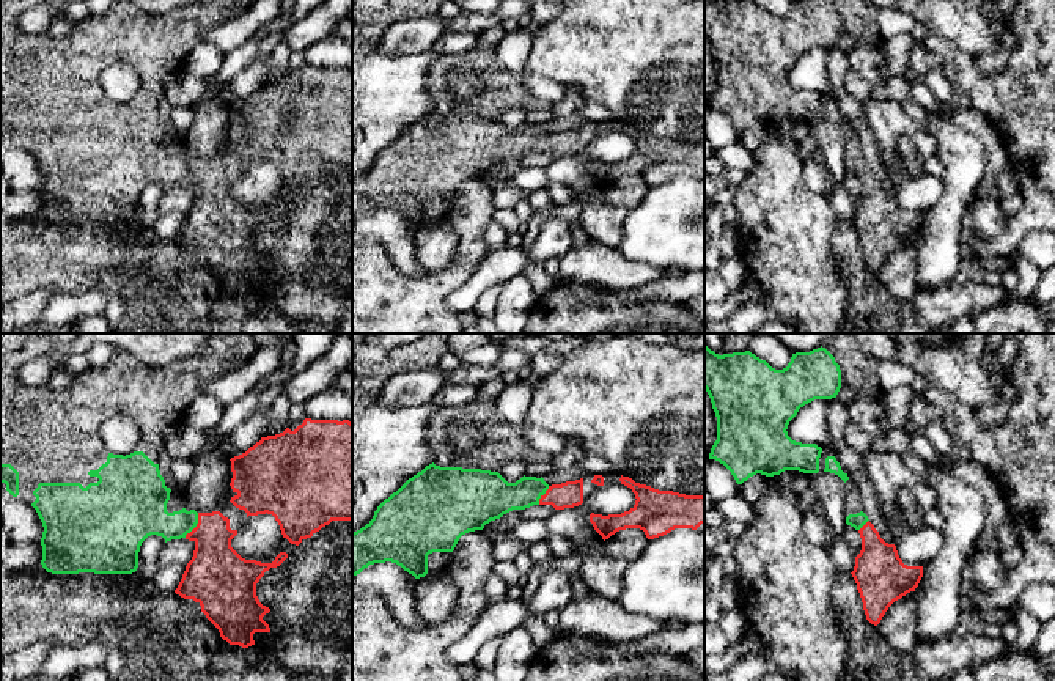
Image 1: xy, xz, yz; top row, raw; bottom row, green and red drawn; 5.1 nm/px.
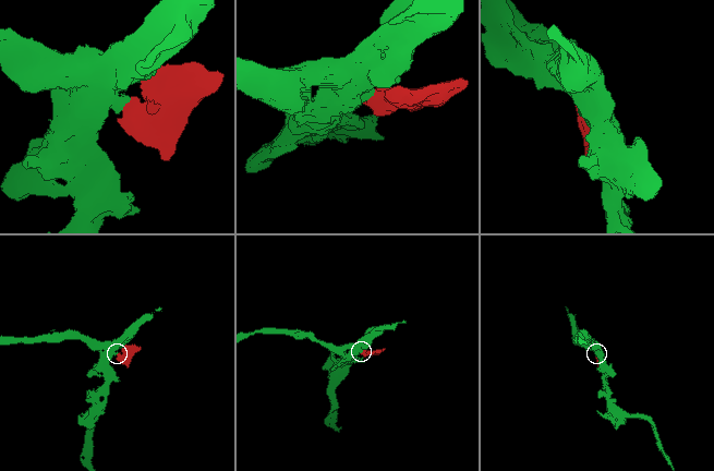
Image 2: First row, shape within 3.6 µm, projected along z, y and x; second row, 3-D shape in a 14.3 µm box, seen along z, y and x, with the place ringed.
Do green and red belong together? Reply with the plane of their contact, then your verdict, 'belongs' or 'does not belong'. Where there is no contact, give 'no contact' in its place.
contact in xy; belongs

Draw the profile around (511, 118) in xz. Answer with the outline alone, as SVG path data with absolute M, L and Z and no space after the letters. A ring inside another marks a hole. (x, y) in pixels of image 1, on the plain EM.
M511 107L506 109L498 121L508 129L508 131L516 131L517 127L520 127L525 121L525 110L520 107Z

